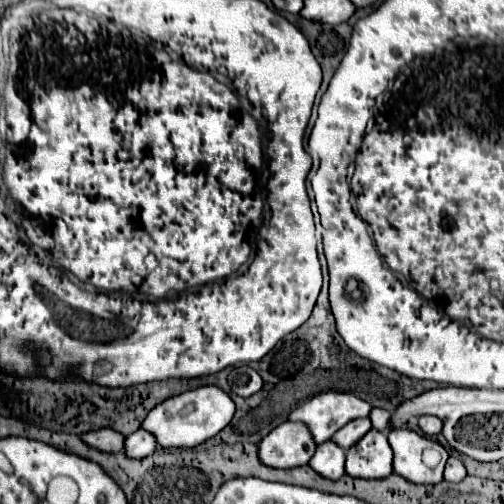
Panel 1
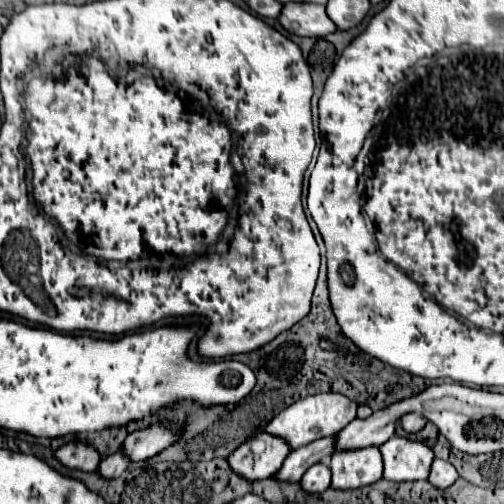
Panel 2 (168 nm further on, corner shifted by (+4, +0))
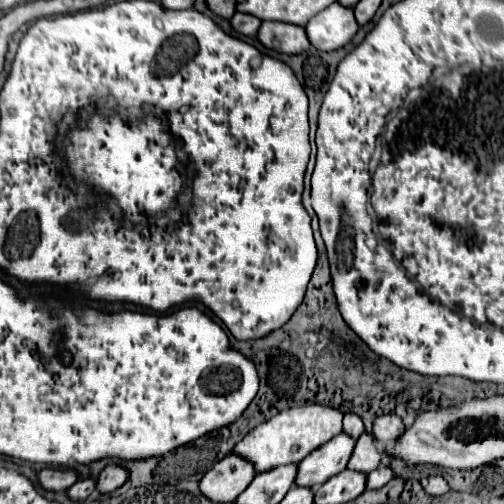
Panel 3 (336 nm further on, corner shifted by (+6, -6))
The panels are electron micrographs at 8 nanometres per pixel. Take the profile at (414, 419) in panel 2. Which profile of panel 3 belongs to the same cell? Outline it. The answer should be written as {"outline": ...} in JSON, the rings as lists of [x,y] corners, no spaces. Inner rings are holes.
{"outline":[[[394,414],[378,416],[372,426],[372,438],[380,444],[394,442],[402,432],[404,432],[404,422]]]}

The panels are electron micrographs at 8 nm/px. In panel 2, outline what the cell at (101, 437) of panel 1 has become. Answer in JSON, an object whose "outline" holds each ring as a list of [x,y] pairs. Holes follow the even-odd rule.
{"outline":[[[66,442],[56,450],[56,458],[68,468],[78,468],[84,472],[98,470],[102,460],[98,450],[94,450],[94,446],[84,442]]]}

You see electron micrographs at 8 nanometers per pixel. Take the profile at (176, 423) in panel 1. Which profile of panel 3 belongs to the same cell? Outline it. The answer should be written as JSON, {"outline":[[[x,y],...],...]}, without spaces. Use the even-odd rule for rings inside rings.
{"outline":[[[110,464],[110,466],[106,466],[106,468],[100,472],[100,476],[98,476],[98,480],[96,480],[96,490],[98,490],[100,494],[110,494],[110,492],[114,492],[118,486],[122,486],[122,484],[126,482],[126,478],[128,478],[128,472],[126,472],[122,466]]]}

